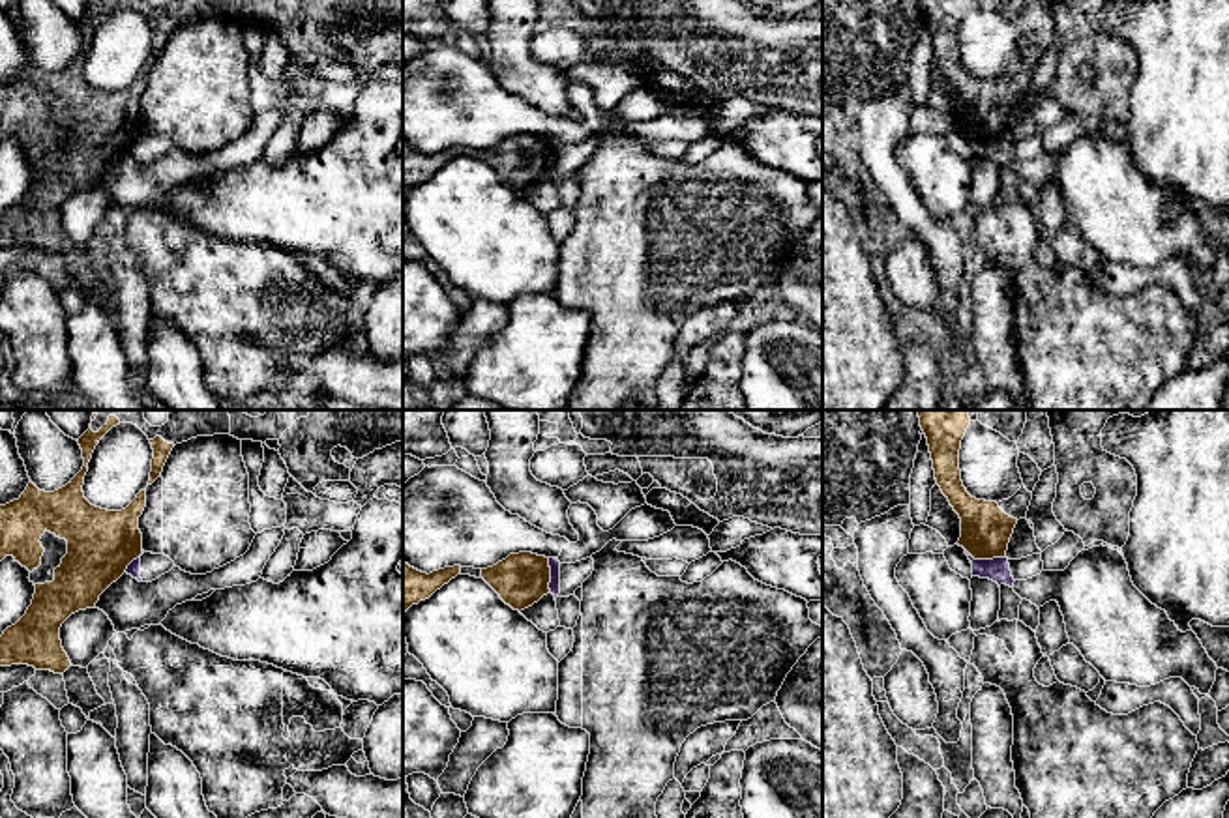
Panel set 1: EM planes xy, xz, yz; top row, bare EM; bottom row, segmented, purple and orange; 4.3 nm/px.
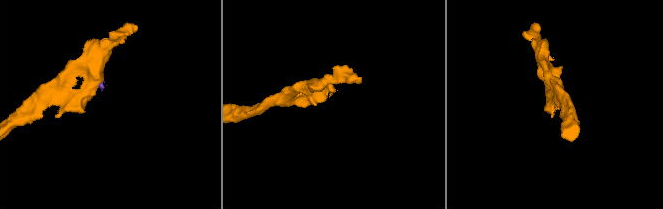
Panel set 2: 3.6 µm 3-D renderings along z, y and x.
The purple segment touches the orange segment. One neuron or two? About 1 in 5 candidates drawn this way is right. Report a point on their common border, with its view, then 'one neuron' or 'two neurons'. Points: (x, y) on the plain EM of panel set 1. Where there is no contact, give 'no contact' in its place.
xz (551, 156) | two neurons

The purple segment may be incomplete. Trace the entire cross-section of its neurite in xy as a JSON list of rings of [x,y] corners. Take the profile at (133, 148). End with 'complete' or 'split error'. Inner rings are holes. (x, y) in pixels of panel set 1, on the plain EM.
[[[144,133],[127,146],[126,153],[139,163],[152,163],[161,155],[169,153],[172,148],[174,142],[169,137]]]; split error

